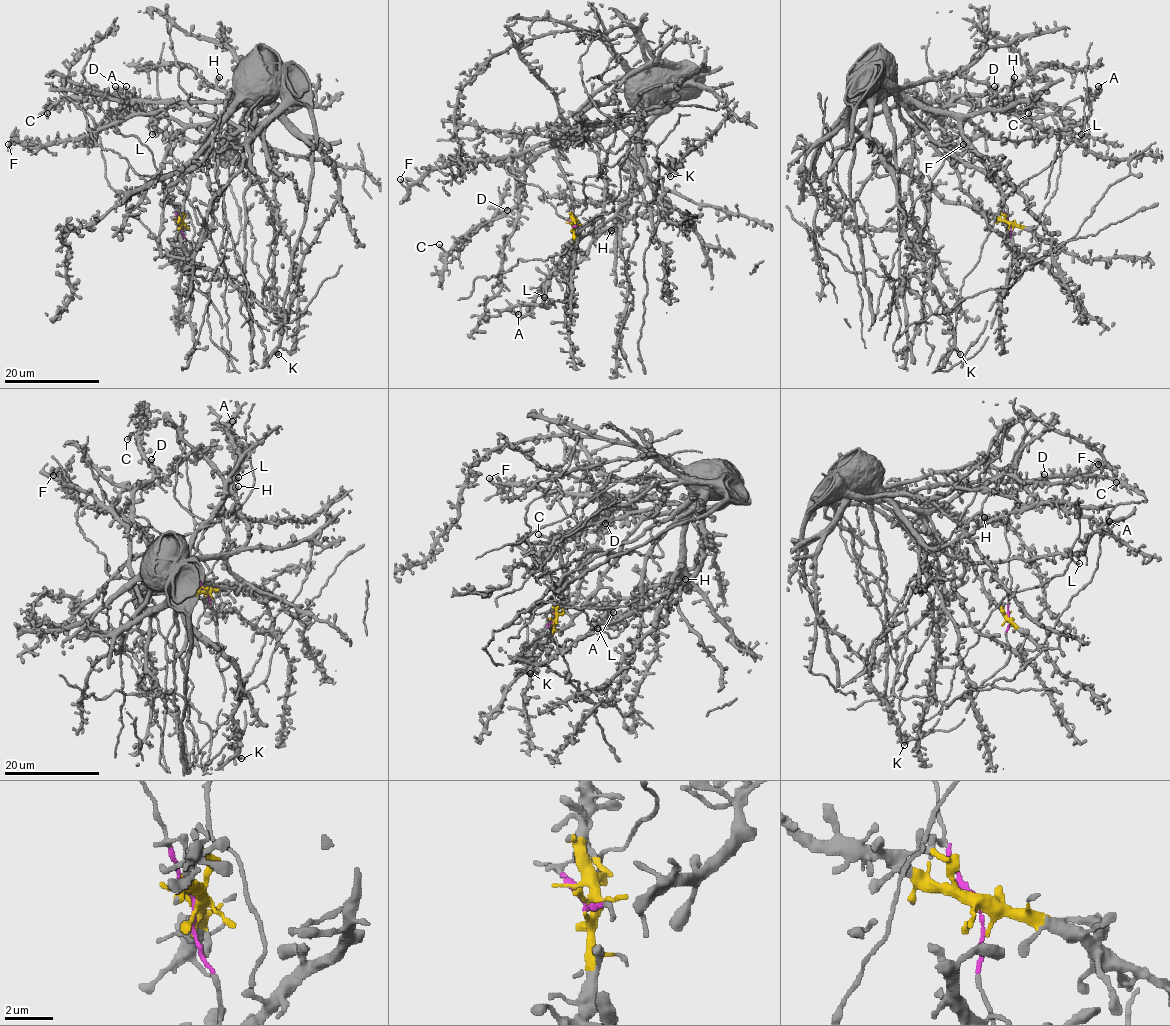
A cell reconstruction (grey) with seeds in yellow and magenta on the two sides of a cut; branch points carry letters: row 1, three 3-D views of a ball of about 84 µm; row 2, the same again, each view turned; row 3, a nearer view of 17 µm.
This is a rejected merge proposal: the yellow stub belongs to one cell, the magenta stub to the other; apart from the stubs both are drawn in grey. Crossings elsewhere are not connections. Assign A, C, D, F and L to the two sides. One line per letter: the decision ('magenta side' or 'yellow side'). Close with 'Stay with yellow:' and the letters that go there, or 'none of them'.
A: magenta side
C: magenta side
D: magenta side
F: yellow side
L: magenta side
Stay with yellow: F

